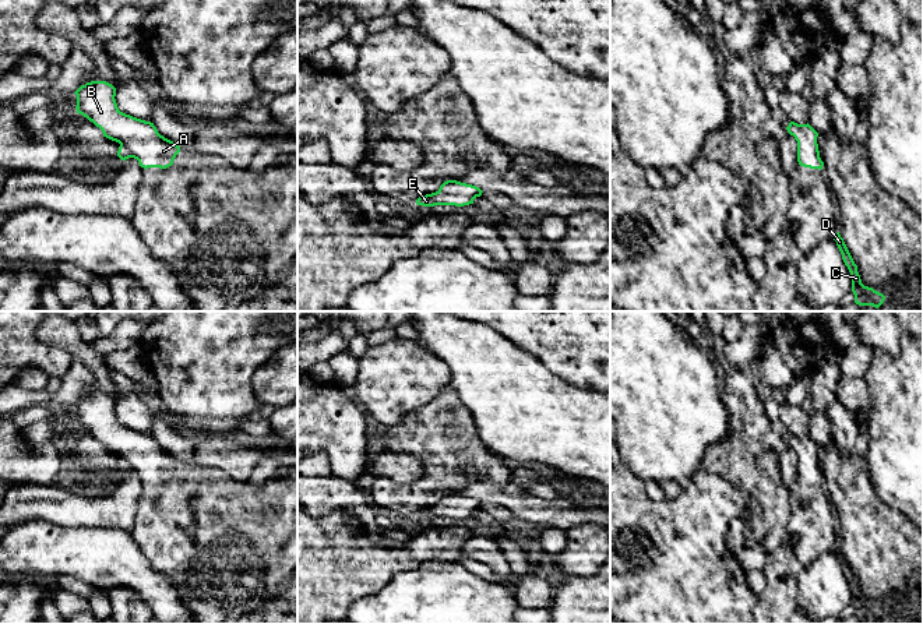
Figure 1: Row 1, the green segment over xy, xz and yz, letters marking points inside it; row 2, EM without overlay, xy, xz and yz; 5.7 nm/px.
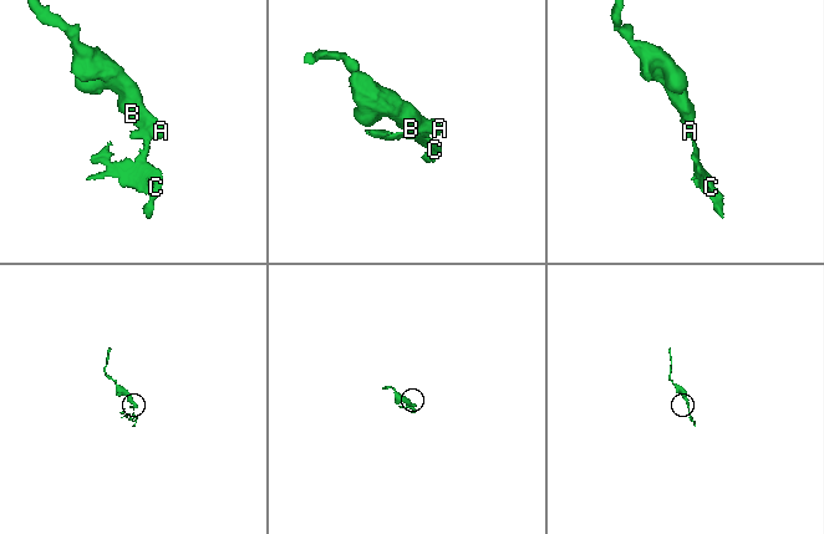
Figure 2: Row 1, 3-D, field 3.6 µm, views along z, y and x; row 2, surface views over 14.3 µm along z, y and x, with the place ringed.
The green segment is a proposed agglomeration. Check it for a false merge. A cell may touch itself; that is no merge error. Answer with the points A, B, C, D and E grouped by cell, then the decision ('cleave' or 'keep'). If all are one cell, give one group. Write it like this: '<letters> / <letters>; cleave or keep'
A B C D E; keep

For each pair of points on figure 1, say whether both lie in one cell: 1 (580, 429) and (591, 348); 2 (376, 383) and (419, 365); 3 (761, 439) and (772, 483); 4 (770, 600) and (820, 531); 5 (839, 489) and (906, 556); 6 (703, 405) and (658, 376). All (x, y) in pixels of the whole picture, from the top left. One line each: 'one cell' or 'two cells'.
1: two cells
2: one cell
3: one cell
4: one cell
5: one cell
6: one cell

